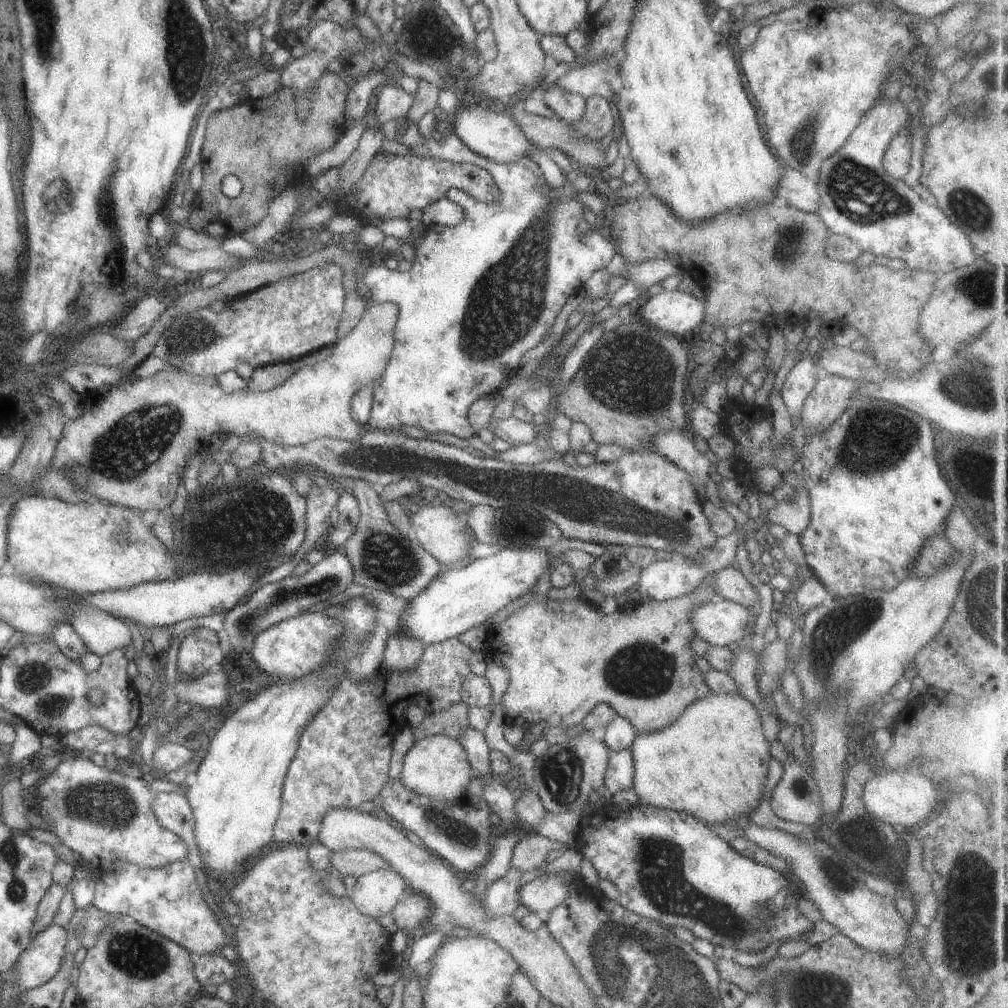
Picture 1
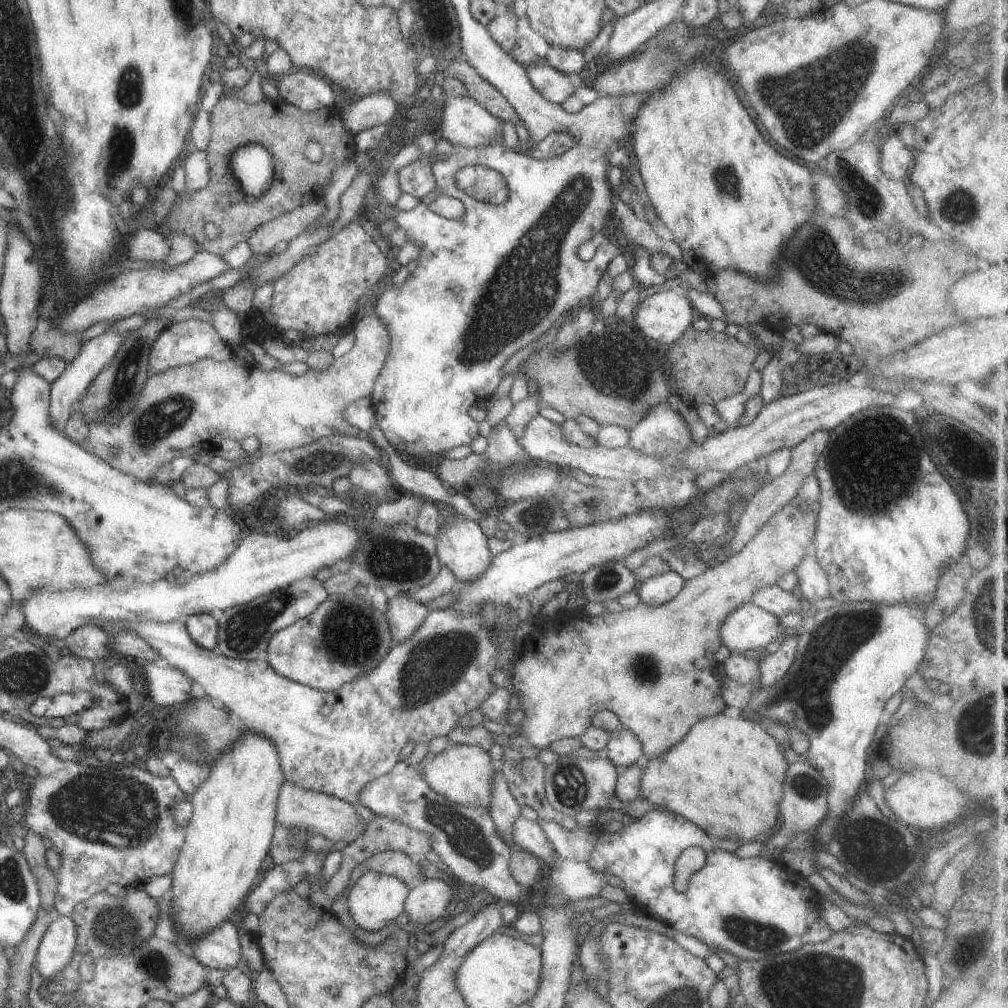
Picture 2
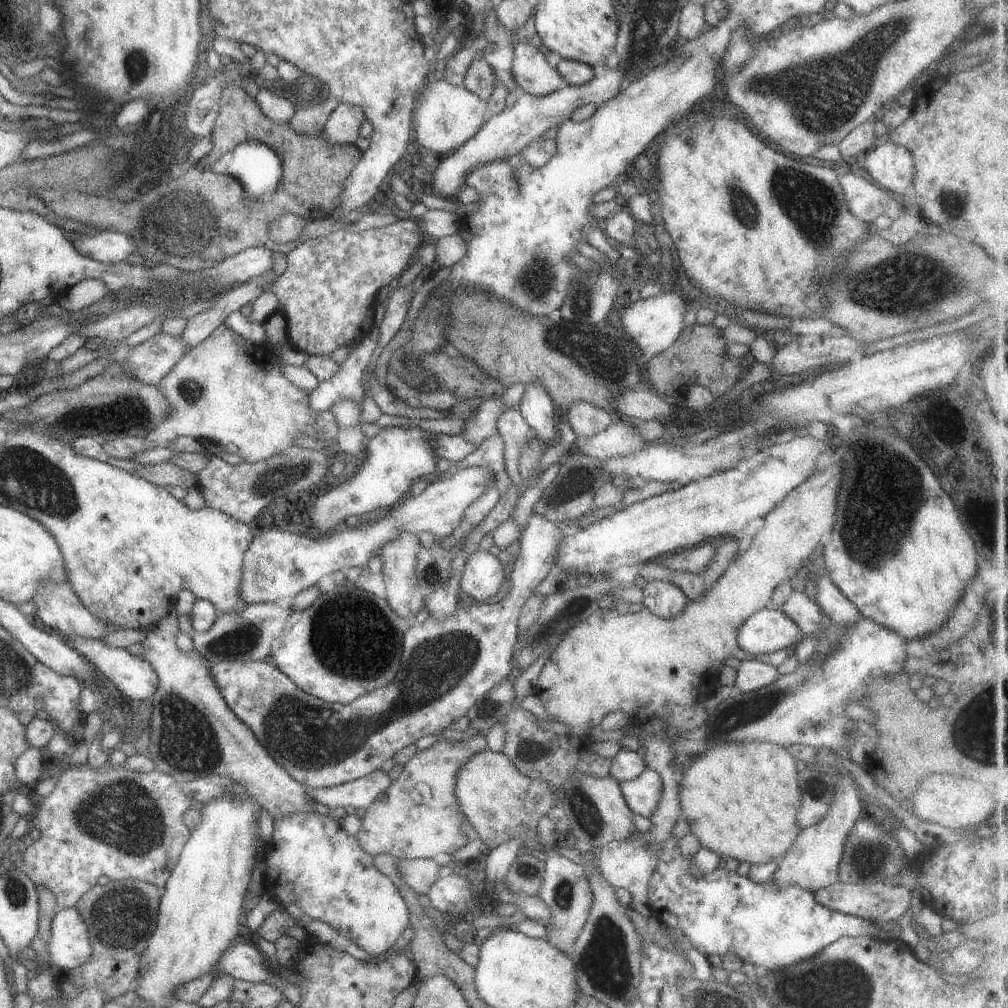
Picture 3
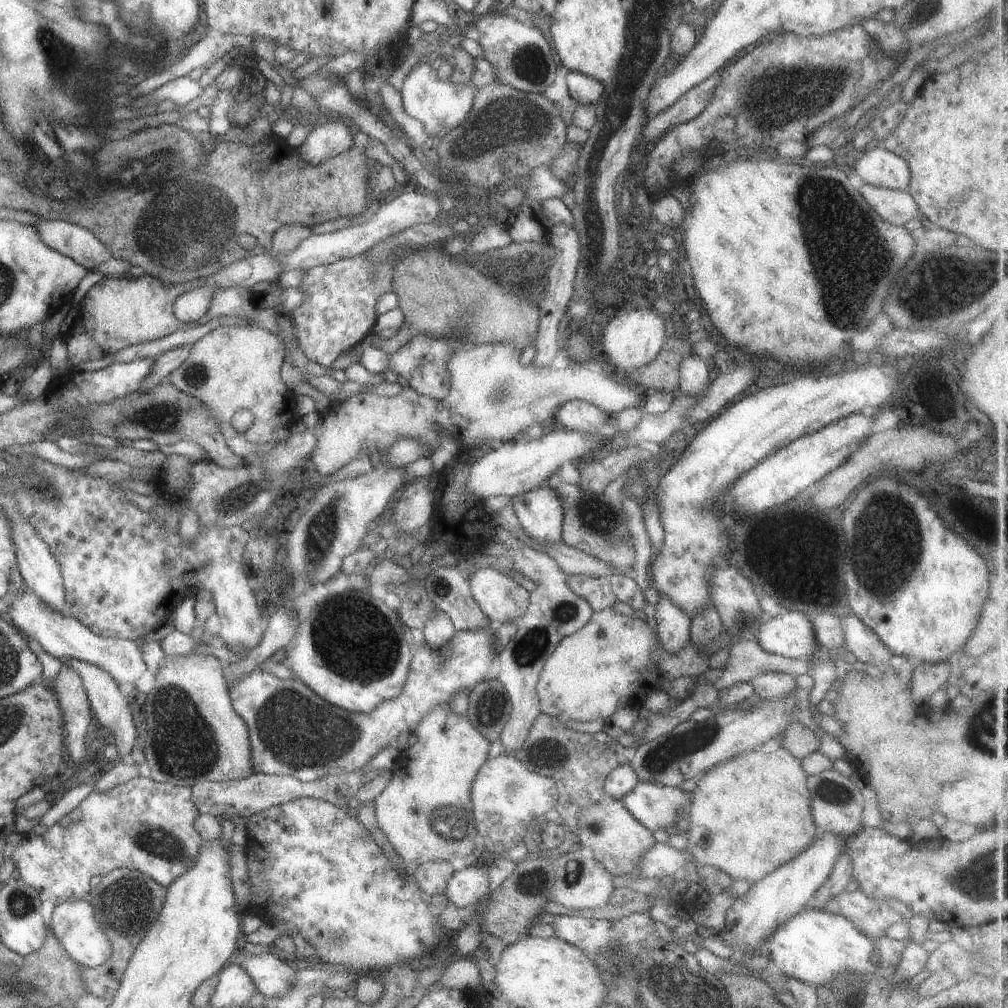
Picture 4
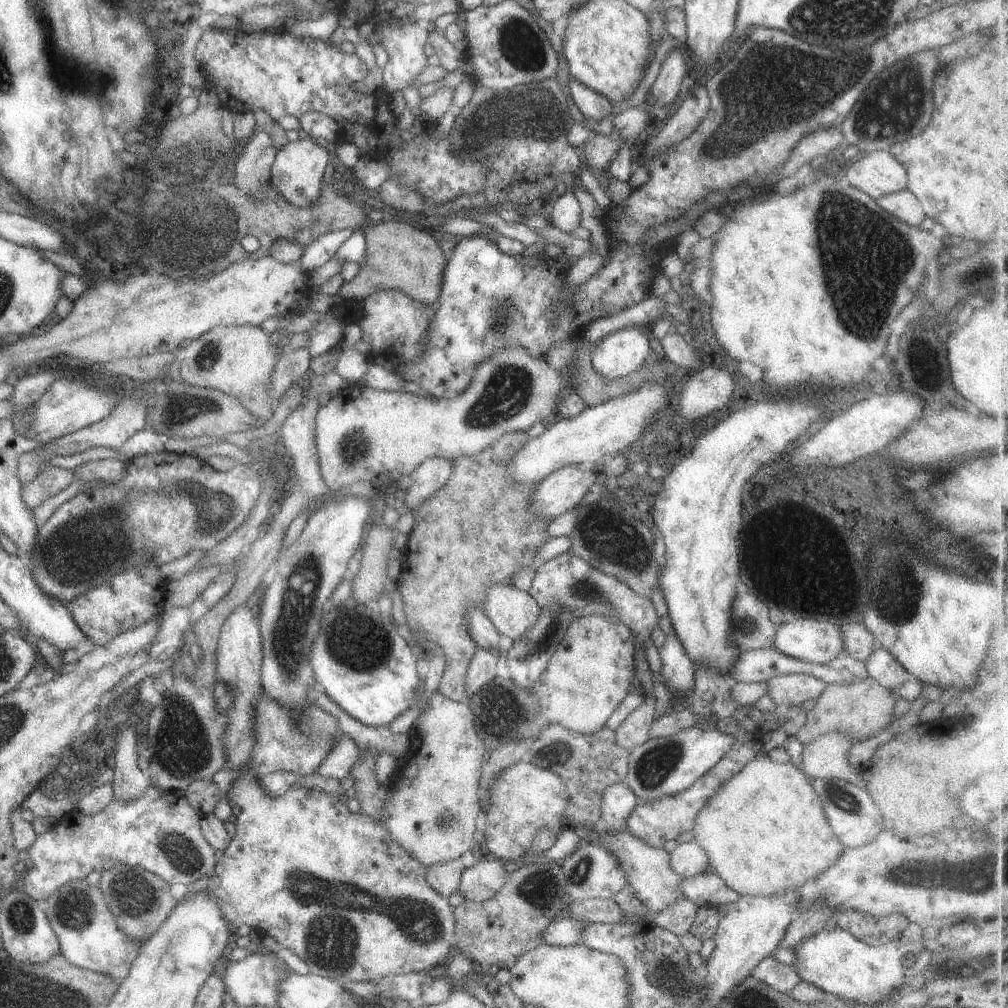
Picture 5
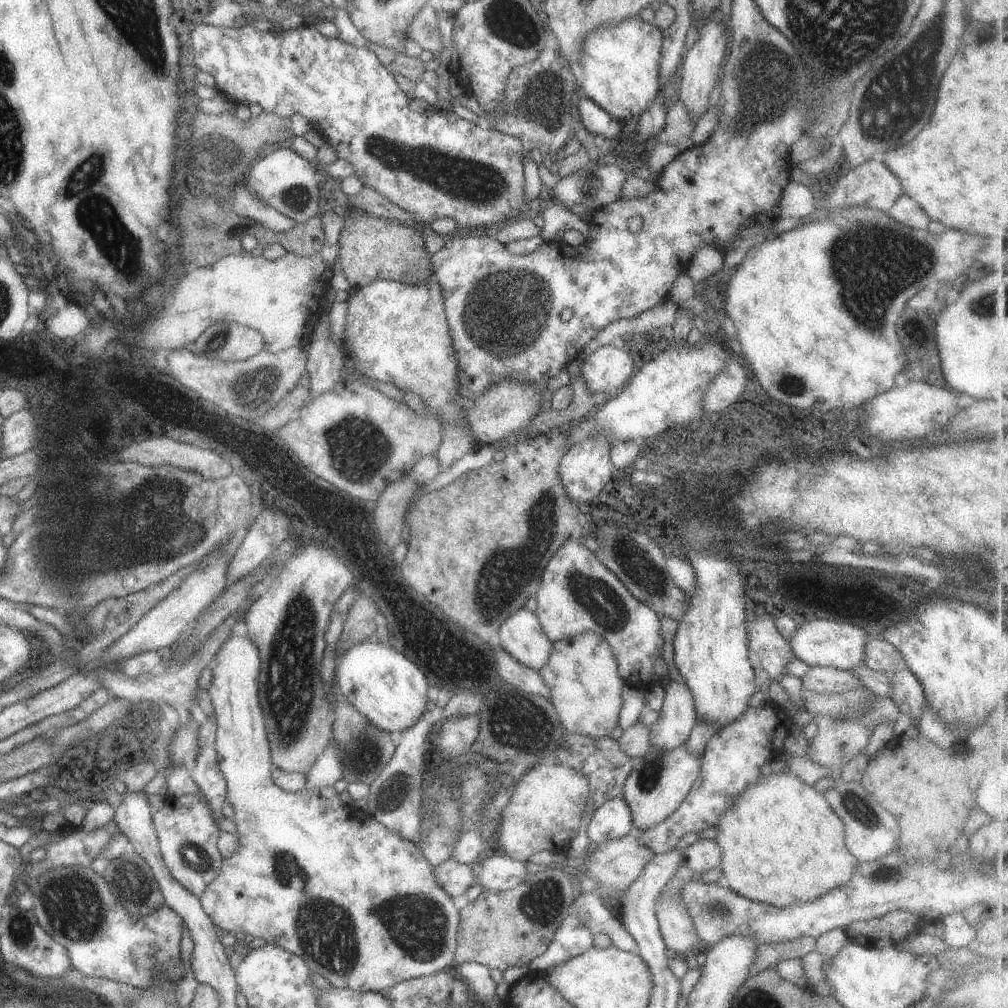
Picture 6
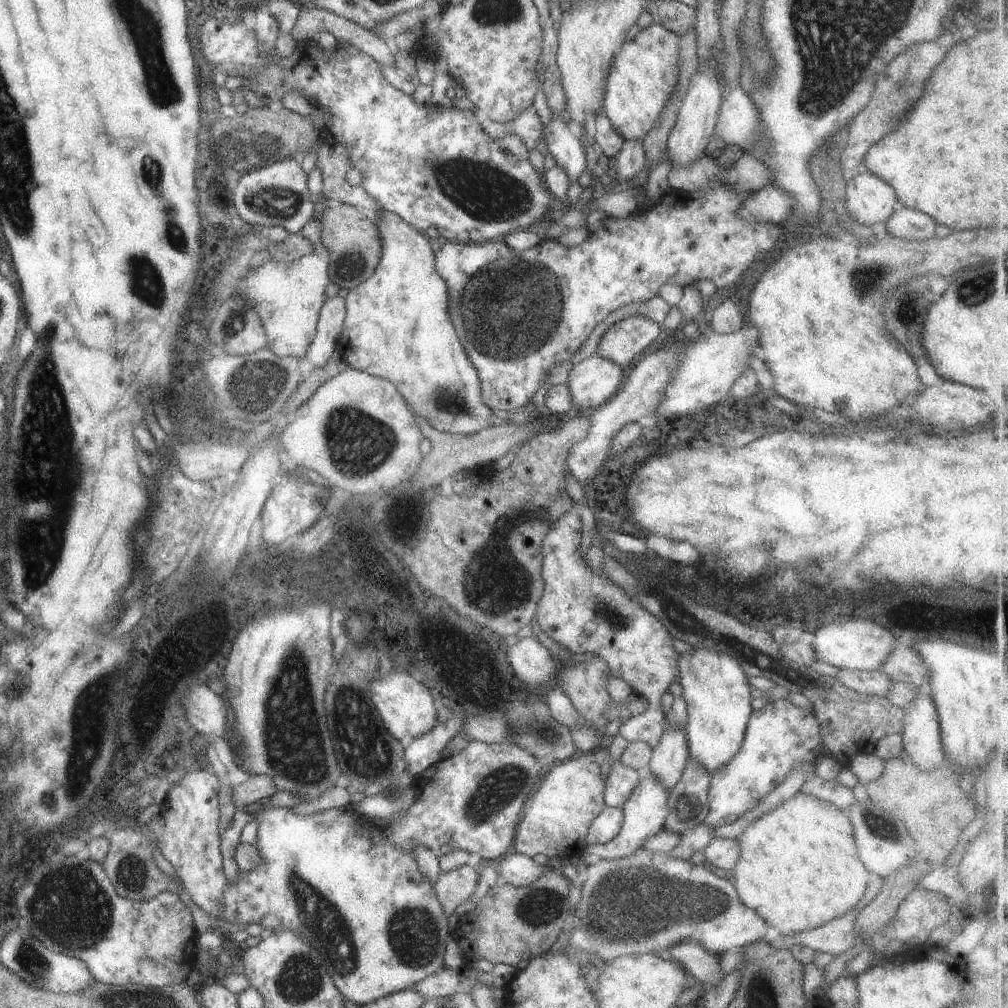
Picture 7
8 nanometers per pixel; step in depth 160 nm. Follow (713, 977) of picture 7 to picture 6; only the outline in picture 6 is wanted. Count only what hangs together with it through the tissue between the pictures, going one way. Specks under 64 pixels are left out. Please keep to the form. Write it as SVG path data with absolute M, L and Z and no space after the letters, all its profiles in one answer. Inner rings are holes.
M685 865L664 884L655 902L654 915L666 950L681 954L695 962L703 950L686 908L680 901L680 888L691 879L693 872Z

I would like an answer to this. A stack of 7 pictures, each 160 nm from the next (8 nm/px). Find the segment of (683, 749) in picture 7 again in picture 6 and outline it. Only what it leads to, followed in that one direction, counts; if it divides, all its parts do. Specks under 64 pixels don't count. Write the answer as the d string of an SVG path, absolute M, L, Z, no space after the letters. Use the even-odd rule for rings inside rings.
M669 680L663 688L661 710L649 726L650 743L659 752L672 751L683 745L696 721L693 701L684 683Z

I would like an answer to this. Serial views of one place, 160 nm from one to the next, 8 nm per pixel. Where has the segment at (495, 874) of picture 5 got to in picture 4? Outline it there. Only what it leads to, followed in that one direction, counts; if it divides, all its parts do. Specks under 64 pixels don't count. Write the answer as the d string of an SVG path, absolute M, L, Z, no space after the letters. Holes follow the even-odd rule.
M457 864L442 892L449 903L466 907L479 903L488 892L488 878L481 864L479 867L465 867Z

